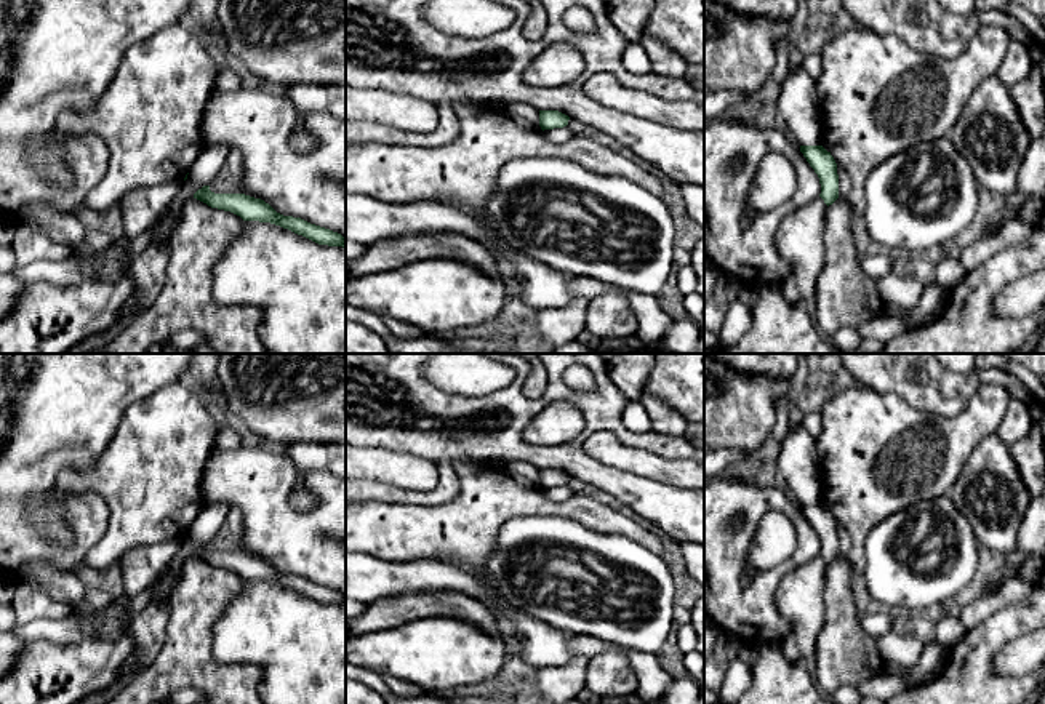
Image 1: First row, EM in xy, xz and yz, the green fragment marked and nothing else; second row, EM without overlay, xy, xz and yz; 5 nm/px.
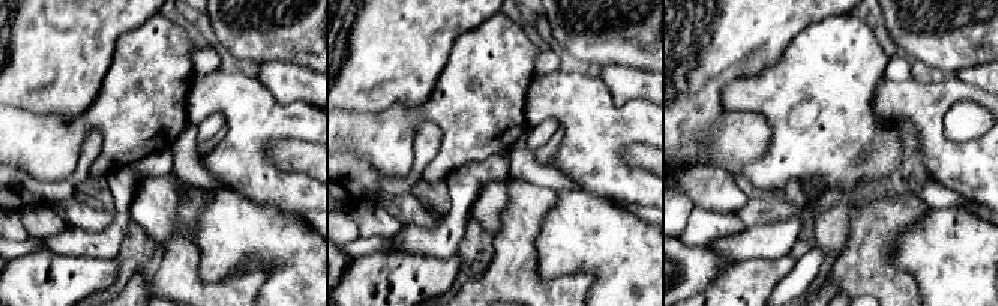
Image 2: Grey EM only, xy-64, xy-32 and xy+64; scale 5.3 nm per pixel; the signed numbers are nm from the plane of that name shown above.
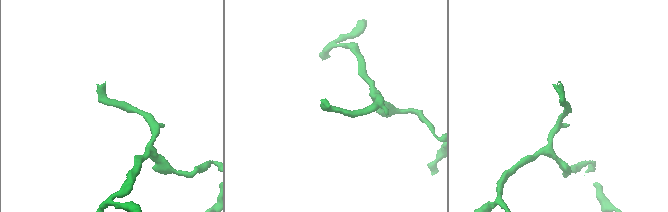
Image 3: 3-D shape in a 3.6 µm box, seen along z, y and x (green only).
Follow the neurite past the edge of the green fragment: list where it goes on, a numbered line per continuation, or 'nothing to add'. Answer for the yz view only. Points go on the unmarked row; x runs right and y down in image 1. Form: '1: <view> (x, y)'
1: yz (796, 463)

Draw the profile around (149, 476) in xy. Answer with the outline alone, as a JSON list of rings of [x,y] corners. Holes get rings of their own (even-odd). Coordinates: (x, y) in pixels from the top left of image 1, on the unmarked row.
[[[178,381],[130,405],[115,435],[88,470],[69,467],[58,474],[56,494],[96,493],[110,510],[107,530],[86,552],[83,565],[101,571],[117,565],[126,552],[139,546],[184,539],[210,501],[202,493],[202,477],[214,450],[218,429],[219,422],[203,397]]]

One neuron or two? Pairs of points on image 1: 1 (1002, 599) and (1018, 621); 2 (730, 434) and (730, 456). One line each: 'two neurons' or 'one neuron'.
1: two neurons
2: two neurons

